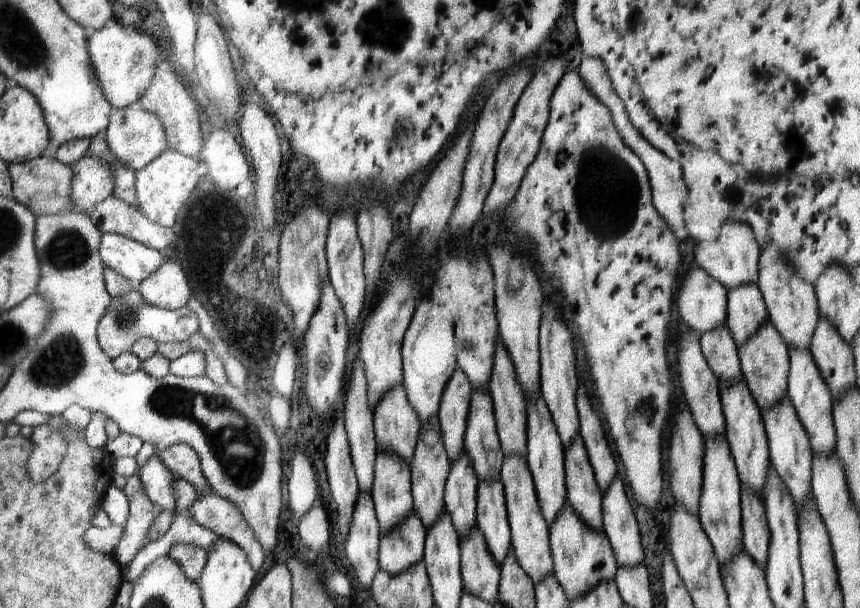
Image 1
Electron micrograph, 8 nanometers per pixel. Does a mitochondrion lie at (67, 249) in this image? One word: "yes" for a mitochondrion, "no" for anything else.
yes

